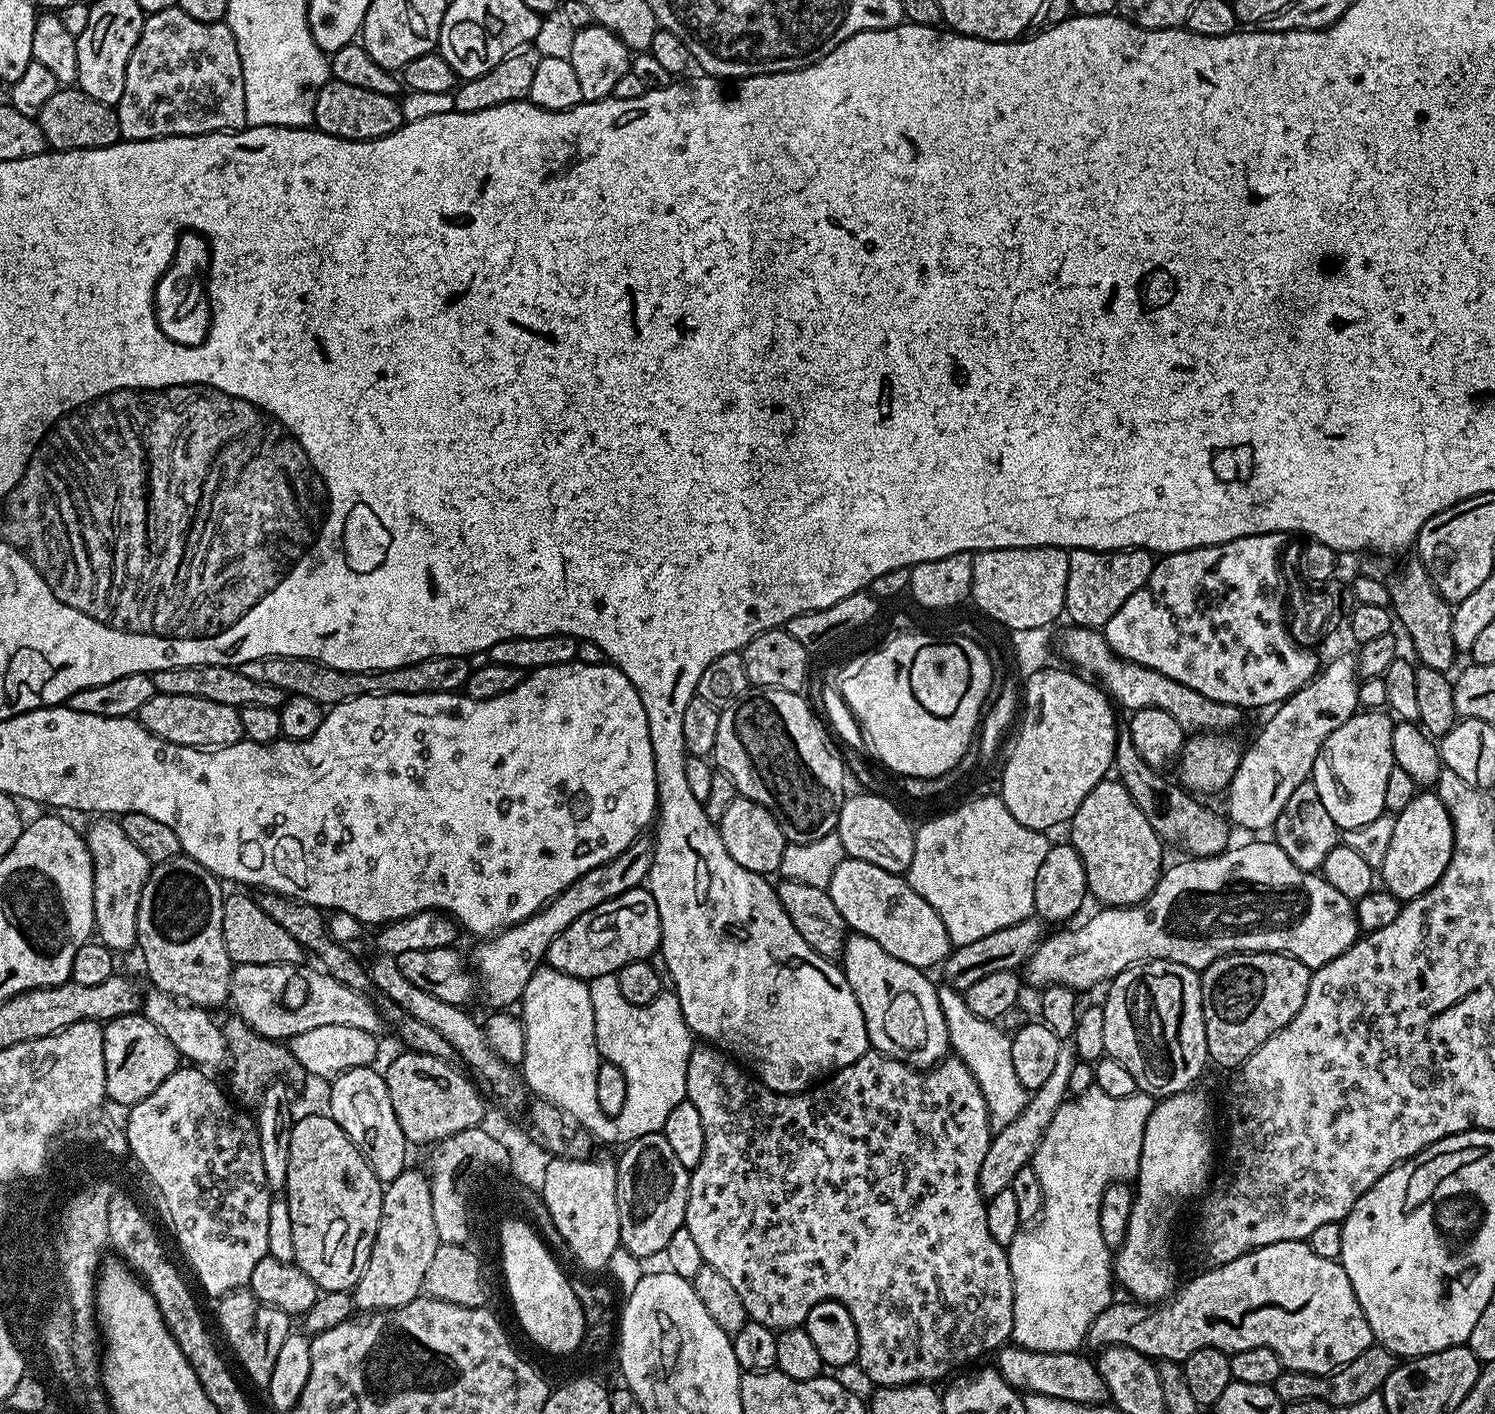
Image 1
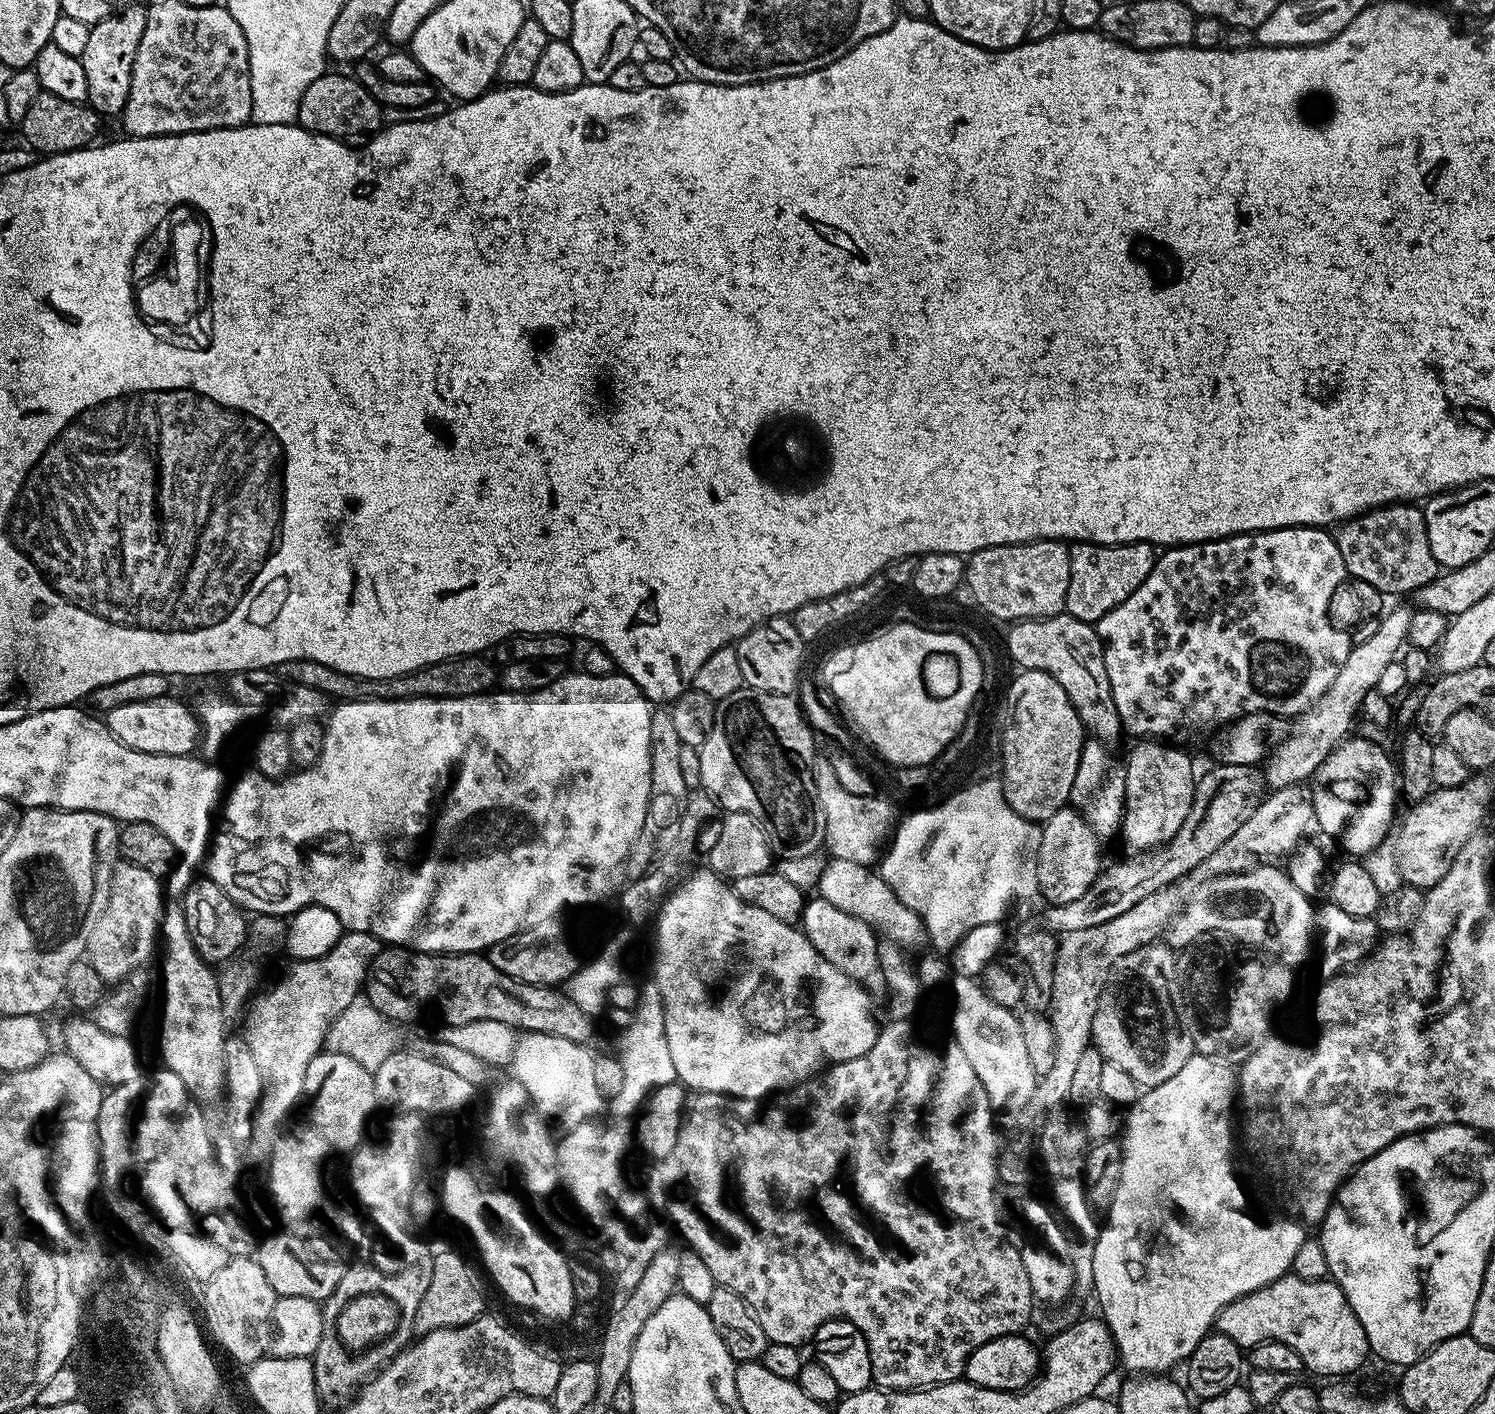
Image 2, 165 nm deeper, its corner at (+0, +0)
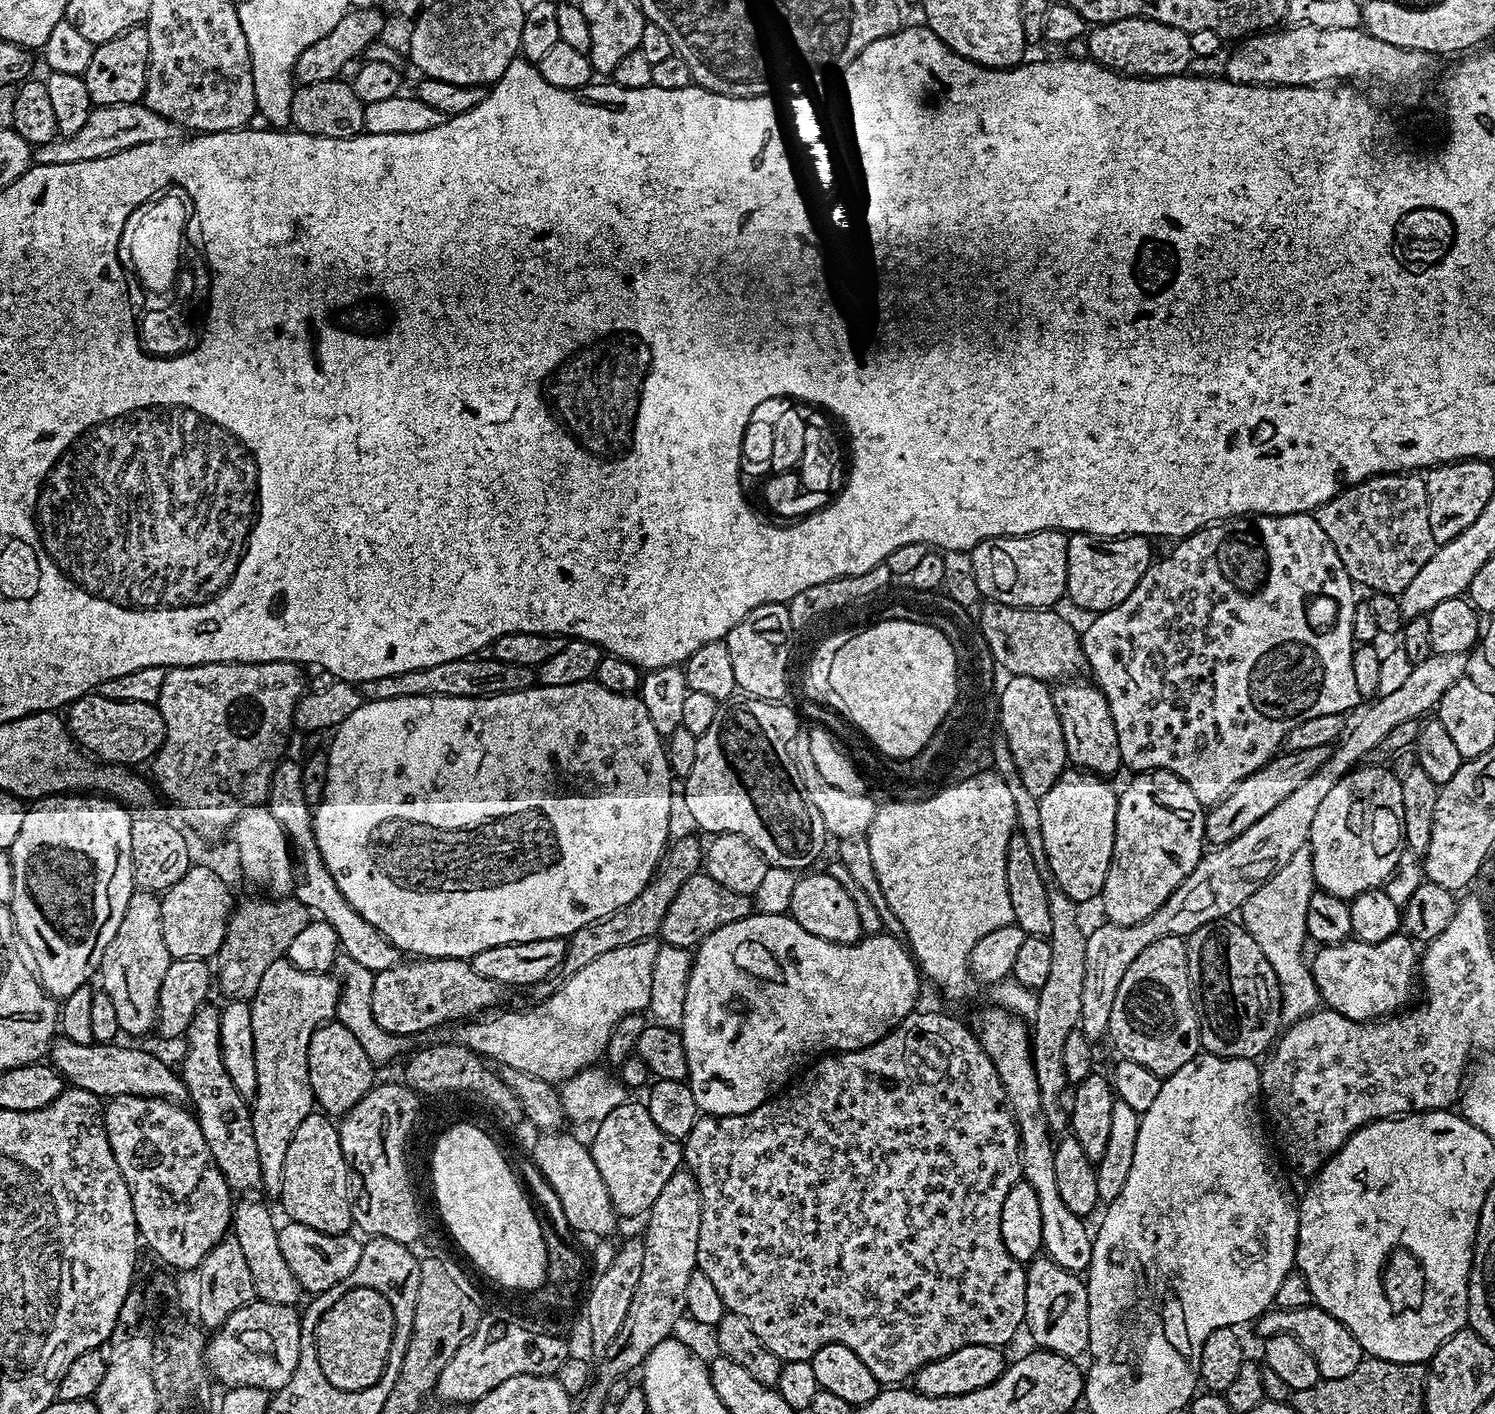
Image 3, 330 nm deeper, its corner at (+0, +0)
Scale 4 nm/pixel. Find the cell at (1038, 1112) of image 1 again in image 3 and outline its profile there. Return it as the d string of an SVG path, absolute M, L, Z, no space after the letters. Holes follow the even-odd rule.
M1433 654L1430 658L1426 658L1426 662L1415 665L1410 678L1406 678L1406 682L1400 689L1393 690L1390 694L1383 694L1369 703L1373 704L1361 714L1360 724L1353 726L1352 733L1340 745L1338 745L1339 743L1335 745L1331 759L1322 765L1314 775L1306 778L1306 782L1302 782L1302 786L1298 786L1298 790L1294 790L1294 794L1290 794L1283 802L1278 802L1278 806L1274 806L1274 810L1270 810L1270 814L1266 814L1266 818L1258 818L1258 822L1254 822L1254 826L1250 826L1250 830L1246 830L1229 844L1222 844L1205 851L1198 866L1186 878L1186 882L1182 882L1182 886L1178 886L1178 890L1174 890L1174 894L1170 894L1170 898L1166 898L1166 902L1162 902L1162 906L1158 906L1158 910L1154 910L1154 914L1150 918L1146 918L1134 926L1118 926L1100 922L1093 932L1091 929L1087 933L1086 978L1082 982L1082 1014L1080 1015L1079 1031L1084 1032L1086 1038L1093 1042L1099 1041L1099 1036L1103 1037L1107 1033L1110 1010L1114 1006L1114 994L1118 994L1118 986L1122 983L1122 974L1126 974L1126 970L1130 970L1130 962L1134 962L1134 958L1138 958L1138 954L1142 954L1142 950L1146 950L1146 946L1150 946L1150 942L1158 942L1158 938L1167 936L1187 938L1194 930L1198 930L1198 926L1206 926L1215 920L1223 920L1239 913L1250 898L1250 894L1254 894L1254 890L1258 890L1258 886L1262 886L1277 870L1286 866L1286 862L1290 862L1290 858L1294 858L1294 850L1298 850L1298 846L1308 843L1310 826L1314 826L1314 814L1318 814L1318 806L1322 802L1322 798L1326 798L1326 794L1330 794L1330 790L1334 790L1334 786L1342 777L1347 776L1361 762L1367 761L1372 755L1374 746L1378 746L1378 742L1382 742L1382 738L1386 738L1386 734L1390 734L1390 730L1394 730L1394 726L1411 720L1419 721L1420 716L1427 717L1429 715L1427 712L1431 708L1433 711L1439 705L1442 694L1446 694L1446 690L1450 690L1450 686L1454 686L1454 682L1465 679L1467 672L1464 671L1468 668L1468 659L1469 657L1465 654Z

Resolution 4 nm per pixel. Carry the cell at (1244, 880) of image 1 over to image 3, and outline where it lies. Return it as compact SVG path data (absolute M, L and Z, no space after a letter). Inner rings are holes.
M1407 934L1373 944L1349 938L1319 951L1320 960L1311 961L1310 967L1320 999L1331 1011L1351 1020L1378 1020L1401 1011L1412 996L1412 983L1418 980L1418 944Z

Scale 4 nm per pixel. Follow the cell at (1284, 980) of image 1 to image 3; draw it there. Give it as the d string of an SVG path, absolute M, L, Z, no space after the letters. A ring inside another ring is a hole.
M1232 918L1215 920L1206 926L1198 926L1198 930L1194 930L1191 936L1187 937L1186 943L1188 977L1196 1001L1196 1014L1200 1018L1201 1049L1212 1052L1215 1056L1243 1060L1256 1060L1263 1057L1273 1047L1281 1031L1282 1017L1280 983L1274 974L1274 966L1270 966L1270 962L1266 962L1266 954L1262 954L1262 946L1254 942L1254 938L1244 929L1243 923Z

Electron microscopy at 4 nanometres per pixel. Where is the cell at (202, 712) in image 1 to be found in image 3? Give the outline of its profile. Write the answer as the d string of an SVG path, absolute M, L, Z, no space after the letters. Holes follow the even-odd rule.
M99 694L80 696L66 709L66 727L75 743L97 761L117 766L133 766L151 761L164 744L164 723L159 707L146 702L118 702L102 698Z

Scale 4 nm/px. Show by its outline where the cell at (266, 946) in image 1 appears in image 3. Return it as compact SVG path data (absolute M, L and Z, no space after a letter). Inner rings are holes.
M193 863L186 870L186 874L182 874L178 882L174 882L174 886L170 886L163 892L160 896L160 905L162 906L162 938L166 938L166 950L170 950L173 960L207 961L215 957L226 938L226 926L232 916L234 899L232 900L232 892L228 889L227 882L214 869L207 868L204 864Z

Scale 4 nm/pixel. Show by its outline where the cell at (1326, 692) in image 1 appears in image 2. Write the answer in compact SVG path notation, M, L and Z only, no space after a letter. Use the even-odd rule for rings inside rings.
M1389 607L1379 617L1380 624L1372 638L1361 645L1352 645L1350 654L1346 662L1342 662L1340 672L1334 678L1330 690L1326 690L1326 694L1322 694L1320 701L1313 704L1308 711L1300 713L1292 733L1272 749L1262 768L1269 789L1275 790L1311 781L1322 766L1322 762L1339 744L1344 743L1351 733L1348 731L1351 730L1356 716L1358 720L1361 715L1366 694L1377 691L1386 666L1397 663L1408 639L1413 609L1391 608Z

